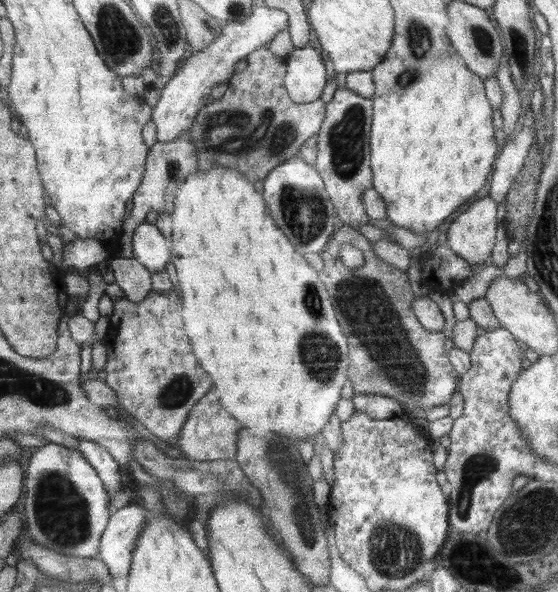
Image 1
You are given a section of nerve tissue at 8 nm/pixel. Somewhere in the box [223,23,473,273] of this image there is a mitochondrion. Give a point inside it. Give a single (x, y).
(347, 134)

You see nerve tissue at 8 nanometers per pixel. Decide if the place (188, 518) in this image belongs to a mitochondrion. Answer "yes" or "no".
no

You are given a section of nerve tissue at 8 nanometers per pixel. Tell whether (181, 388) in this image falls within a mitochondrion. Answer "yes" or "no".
yes

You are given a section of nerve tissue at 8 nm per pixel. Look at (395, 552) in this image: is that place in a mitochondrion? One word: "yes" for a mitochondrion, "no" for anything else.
yes

